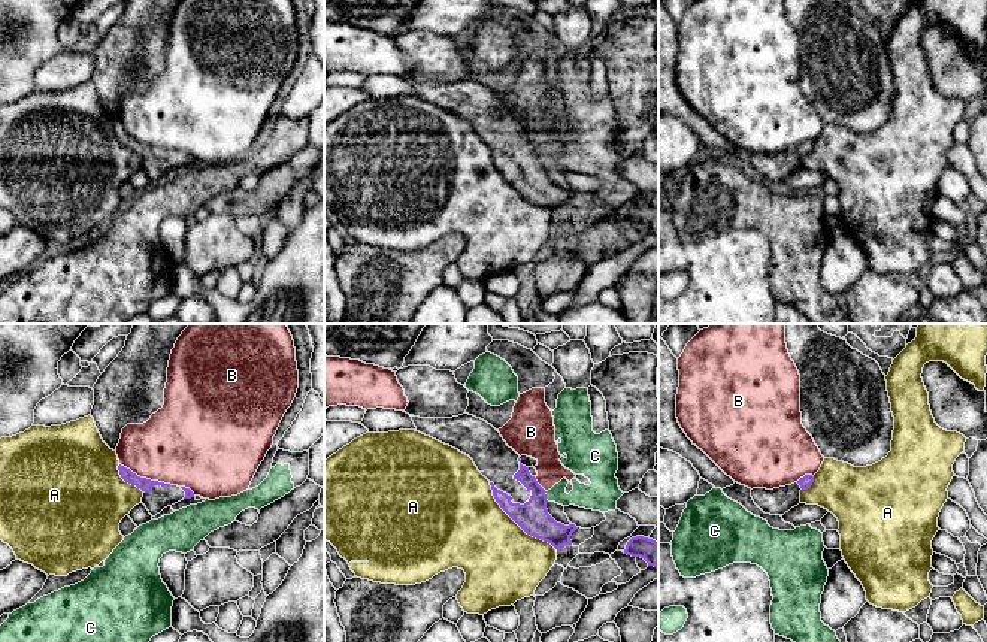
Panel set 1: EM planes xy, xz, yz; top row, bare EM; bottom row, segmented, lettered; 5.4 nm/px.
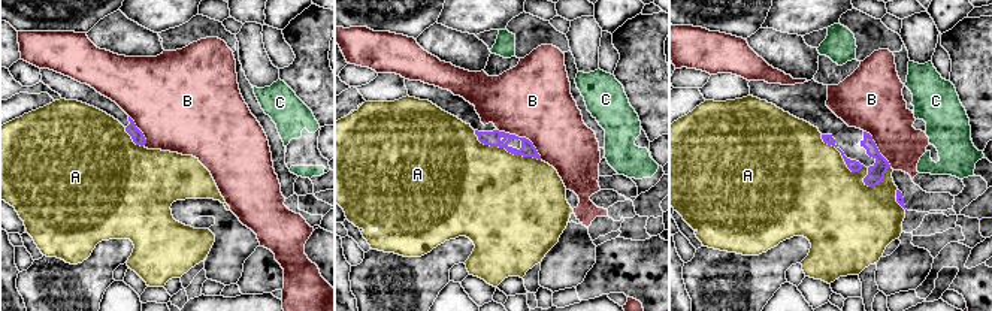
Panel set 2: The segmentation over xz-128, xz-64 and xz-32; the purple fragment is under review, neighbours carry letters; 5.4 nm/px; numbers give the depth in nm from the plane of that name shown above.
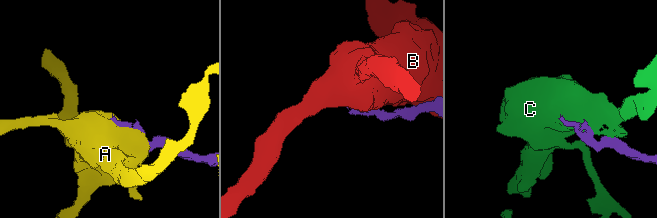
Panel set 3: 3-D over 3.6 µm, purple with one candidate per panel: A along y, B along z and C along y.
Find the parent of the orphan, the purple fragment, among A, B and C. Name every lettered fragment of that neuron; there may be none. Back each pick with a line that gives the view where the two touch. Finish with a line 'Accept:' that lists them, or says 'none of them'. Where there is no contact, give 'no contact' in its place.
Accept: none of them

